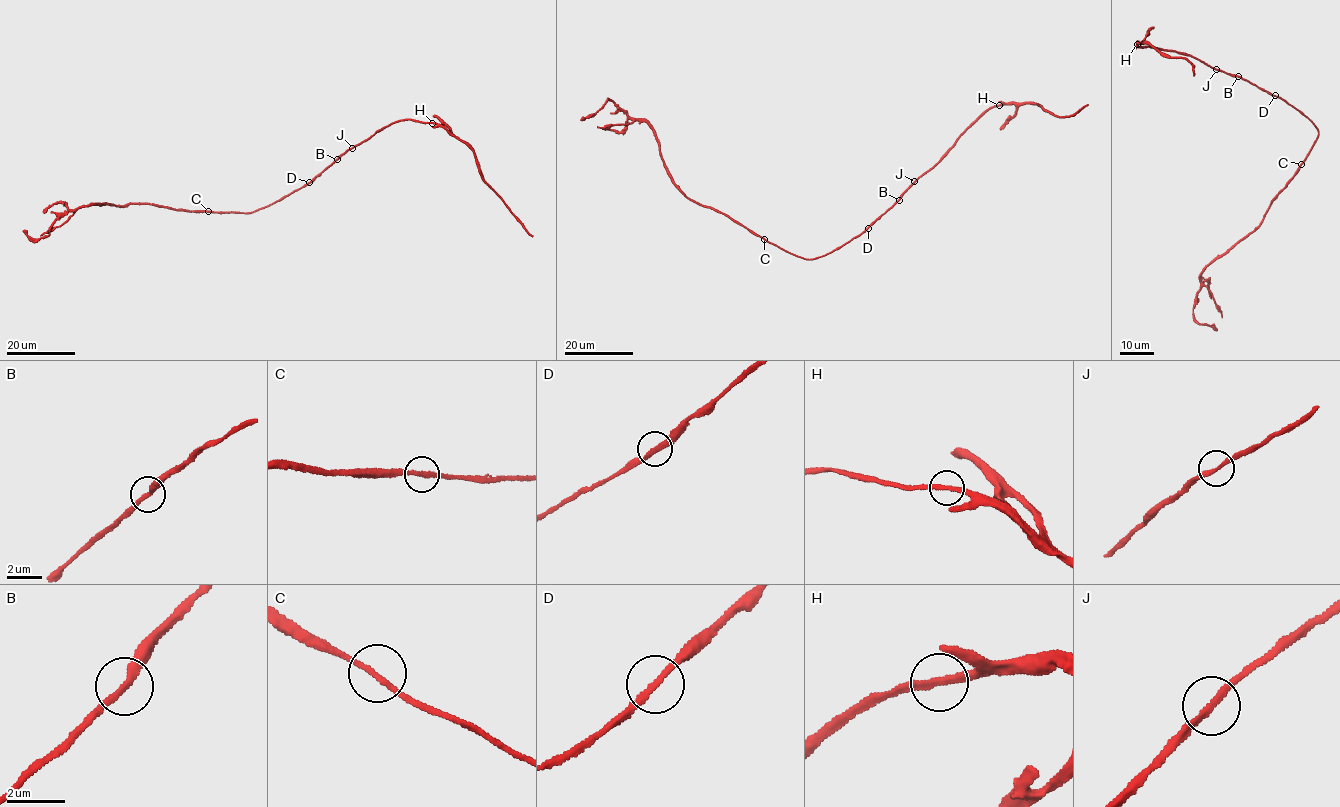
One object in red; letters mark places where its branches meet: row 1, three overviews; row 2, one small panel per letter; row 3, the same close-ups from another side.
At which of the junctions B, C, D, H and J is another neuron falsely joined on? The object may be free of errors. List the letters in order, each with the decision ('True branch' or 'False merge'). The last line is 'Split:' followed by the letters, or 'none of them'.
B: True branch
C: True branch
D: True branch
H: True branch
J: True branch
Split: none of them

